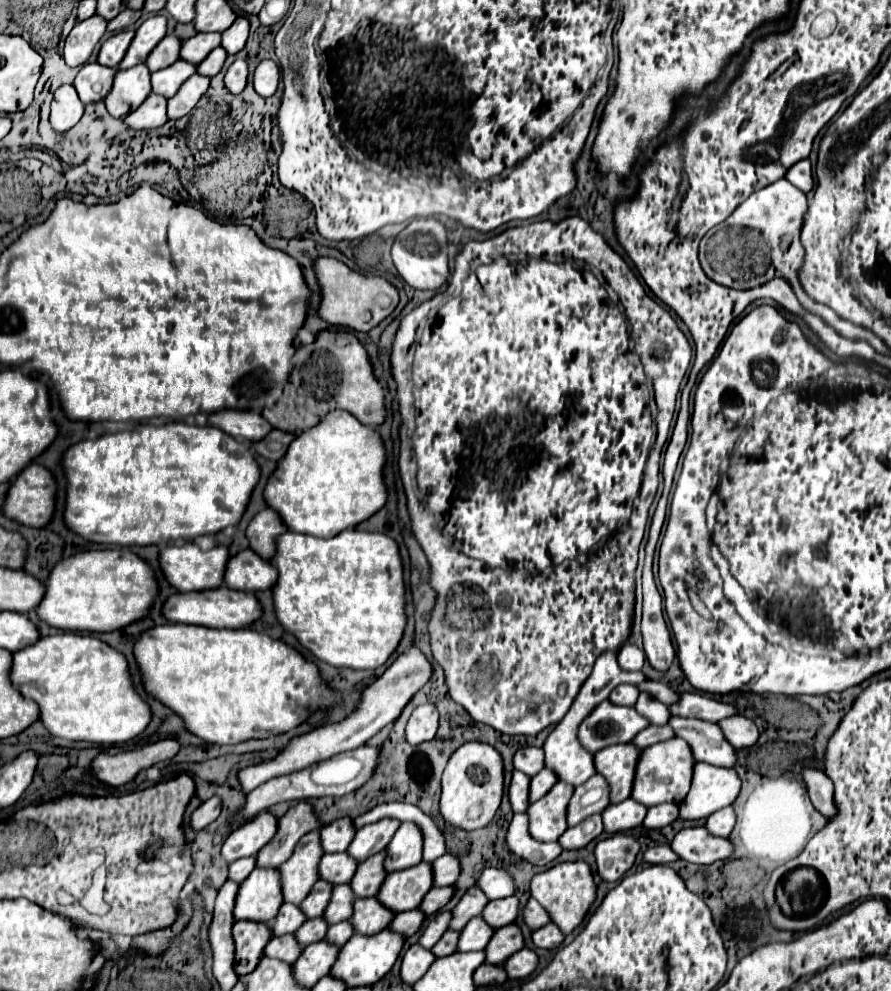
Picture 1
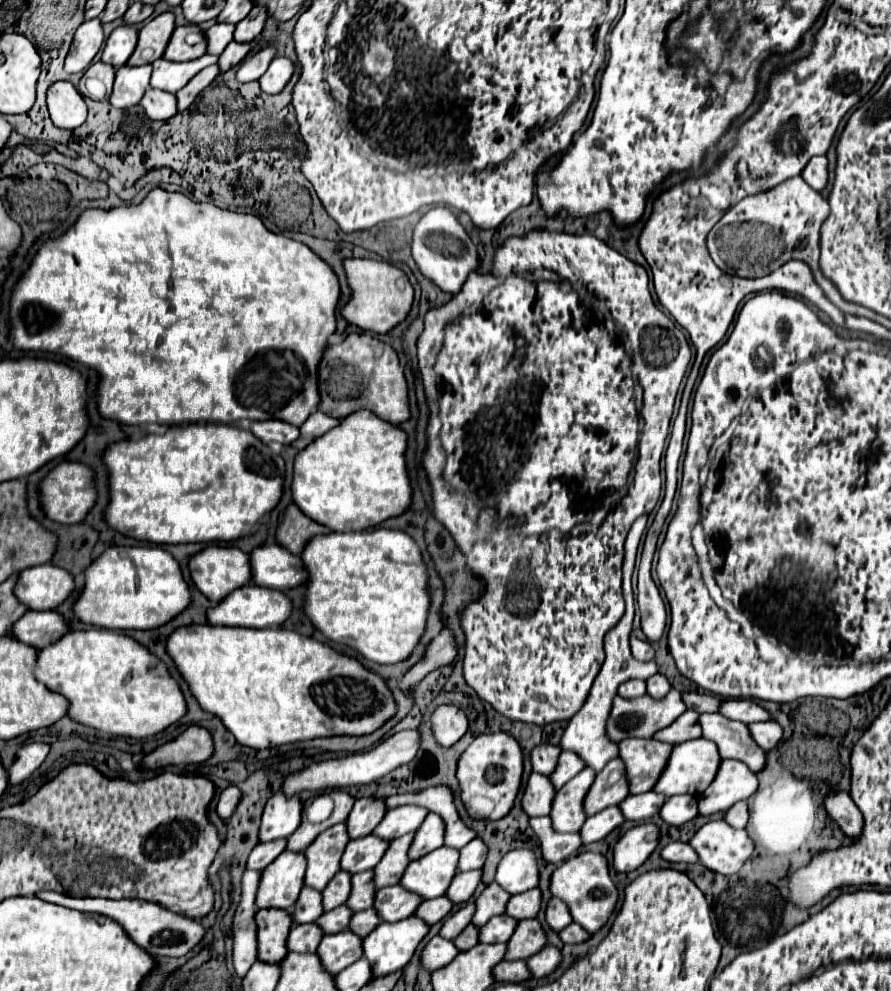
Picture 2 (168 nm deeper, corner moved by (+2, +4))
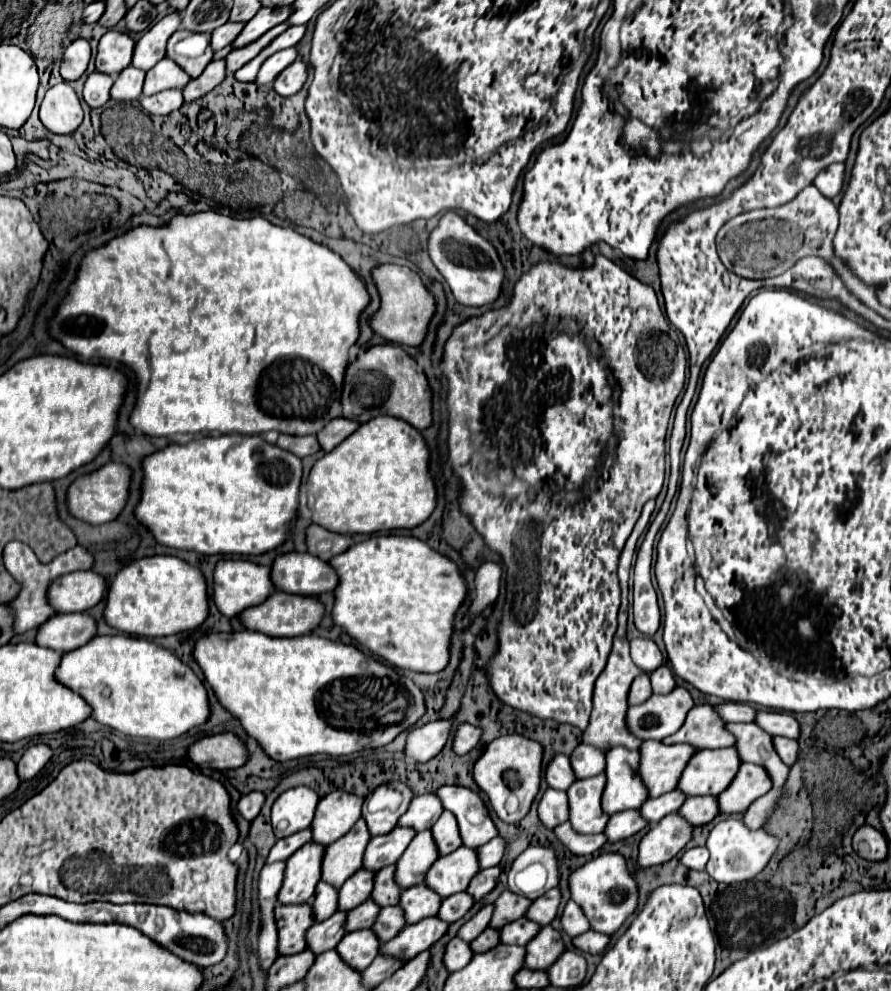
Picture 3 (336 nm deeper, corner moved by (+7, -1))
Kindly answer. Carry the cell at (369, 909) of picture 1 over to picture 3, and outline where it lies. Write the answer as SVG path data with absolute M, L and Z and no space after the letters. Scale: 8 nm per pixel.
M415 885L401 893L401 907L405 911L407 923L417 923L425 917L435 917L441 907L441 897L425 885Z

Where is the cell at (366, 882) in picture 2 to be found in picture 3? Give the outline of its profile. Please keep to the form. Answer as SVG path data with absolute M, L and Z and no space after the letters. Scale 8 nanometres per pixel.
M395 865L383 867L375 875L375 889L373 889L371 899L377 901L377 903L381 903L381 907L395 905L397 899L399 899L399 895L401 895L401 887L397 887L393 875L395 875Z

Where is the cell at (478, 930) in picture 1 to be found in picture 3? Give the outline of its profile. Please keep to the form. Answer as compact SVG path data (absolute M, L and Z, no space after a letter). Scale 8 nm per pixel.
M523 917L523 919L517 919L517 921L501 927L501 943L505 943L505 945L527 945L529 939L537 937L537 931L541 931L541 925Z

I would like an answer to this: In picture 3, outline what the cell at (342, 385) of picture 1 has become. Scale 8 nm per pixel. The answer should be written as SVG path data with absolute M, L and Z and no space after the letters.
M375 345L347 367L343 389L343 417L367 423L377 415L393 415L423 431L431 427L431 387L417 361L399 345Z

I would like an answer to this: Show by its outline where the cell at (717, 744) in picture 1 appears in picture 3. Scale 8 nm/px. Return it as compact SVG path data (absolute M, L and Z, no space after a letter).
M729 723L727 729L737 737L737 749L741 761L757 763L767 769L773 779L773 787L783 787L789 777L789 765L781 761L773 747L773 735L755 727L755 723Z

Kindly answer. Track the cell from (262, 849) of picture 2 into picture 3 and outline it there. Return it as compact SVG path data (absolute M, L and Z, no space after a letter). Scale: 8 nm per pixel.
M307 827L305 831L299 831L299 833L295 833L295 835L289 835L289 837L285 837L285 839L279 839L279 841L275 843L275 847L271 849L271 853L269 853L269 857L267 857L267 863L289 859L289 855L293 855L299 847L303 847L303 845L309 843L309 841L311 841L311 831L309 831L309 827Z

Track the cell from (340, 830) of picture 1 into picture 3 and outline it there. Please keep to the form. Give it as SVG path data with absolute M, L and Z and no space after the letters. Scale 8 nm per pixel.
M401 785L399 789L403 791L403 803L401 803L401 807L399 807L397 811L389 811L389 809L385 809L385 811L371 813L371 811L363 809L363 817L365 817L367 825L369 825L371 835L385 835L385 833L393 831L393 829L397 827L399 817L407 811L409 801L411 801L411 797L413 797L413 791L411 791L411 787L409 787L409 785Z

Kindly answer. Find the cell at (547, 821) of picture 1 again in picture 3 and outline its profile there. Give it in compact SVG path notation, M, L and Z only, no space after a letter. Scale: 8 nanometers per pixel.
M605 773L579 779L569 787L569 821L575 831L603 833L609 815L601 809L601 795L605 789Z

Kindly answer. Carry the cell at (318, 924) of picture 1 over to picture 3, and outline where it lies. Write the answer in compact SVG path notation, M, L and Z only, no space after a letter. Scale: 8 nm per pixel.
M367 899L365 903L361 903L361 905L355 907L353 911L349 911L345 929L347 929L347 931L357 931L357 929L373 927L379 911L381 911L381 907L379 907L373 899Z

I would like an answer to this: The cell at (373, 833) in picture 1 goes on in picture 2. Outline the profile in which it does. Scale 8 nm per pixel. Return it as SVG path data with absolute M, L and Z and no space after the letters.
M400 806L400 808L388 810L372 834L376 838L394 840L402 834L414 832L422 824L426 814L428 814L428 810L422 810L420 806Z

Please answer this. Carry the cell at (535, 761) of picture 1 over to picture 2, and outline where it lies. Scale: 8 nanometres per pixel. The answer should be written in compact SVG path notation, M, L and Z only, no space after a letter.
M542 744L536 746L530 752L530 762L532 762L532 770L538 774L550 774L556 768L556 760L558 760L560 748L552 746L552 744Z

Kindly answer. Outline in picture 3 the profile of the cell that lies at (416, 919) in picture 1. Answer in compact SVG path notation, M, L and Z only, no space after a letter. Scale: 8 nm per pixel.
M457 893L455 897L447 897L441 905L441 911L439 911L439 919L445 919L447 923L455 923L459 921L471 907L475 905L475 899L469 895L469 893Z

